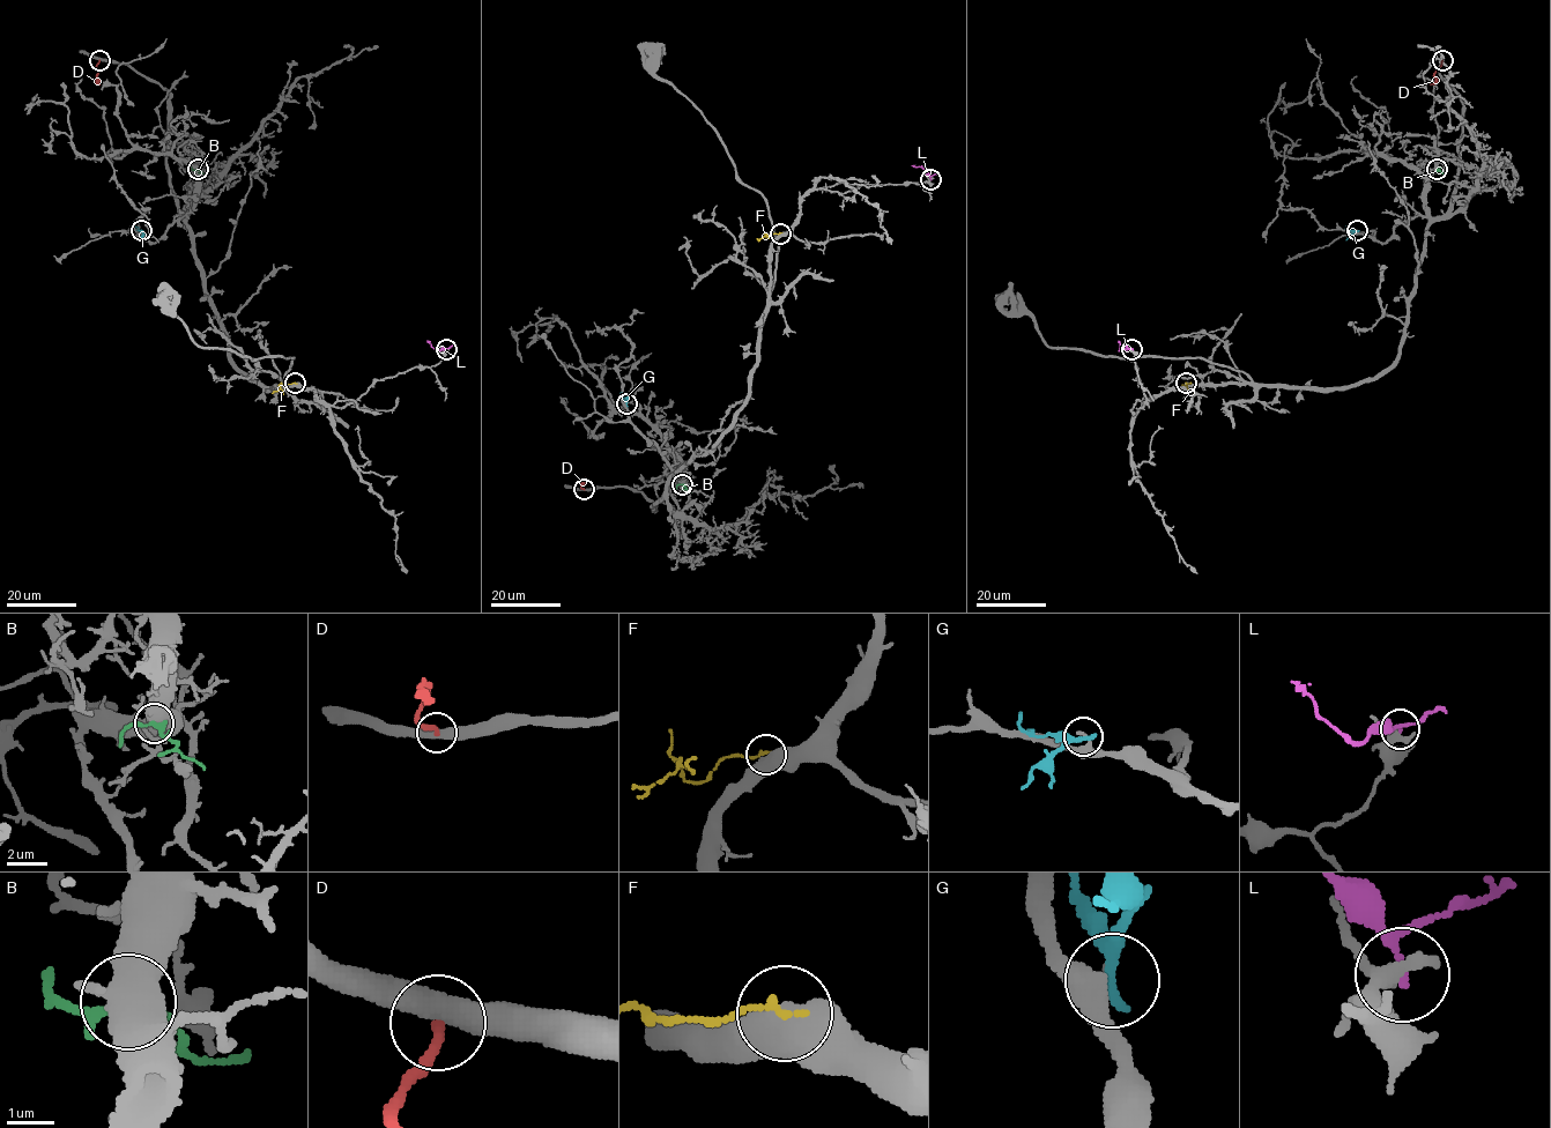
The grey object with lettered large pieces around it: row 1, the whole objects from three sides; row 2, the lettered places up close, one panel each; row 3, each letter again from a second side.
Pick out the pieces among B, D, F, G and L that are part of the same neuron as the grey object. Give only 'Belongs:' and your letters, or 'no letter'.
Belongs: B

